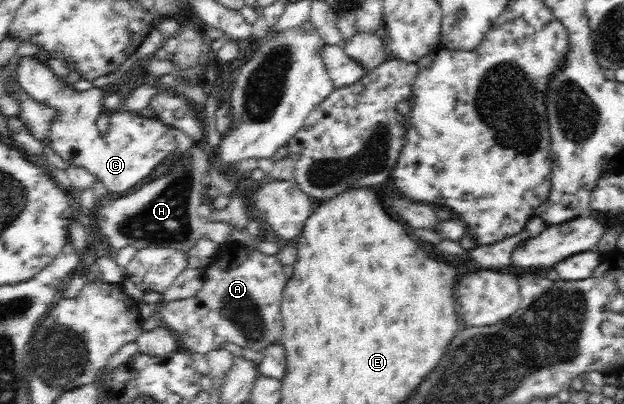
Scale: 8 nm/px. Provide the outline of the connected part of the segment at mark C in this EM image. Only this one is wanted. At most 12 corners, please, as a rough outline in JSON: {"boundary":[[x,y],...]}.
{"boundary":[[32,56],[17,83],[55,112],[51,147],[108,192],[142,184],[178,144],[170,125],[80,92]]}

